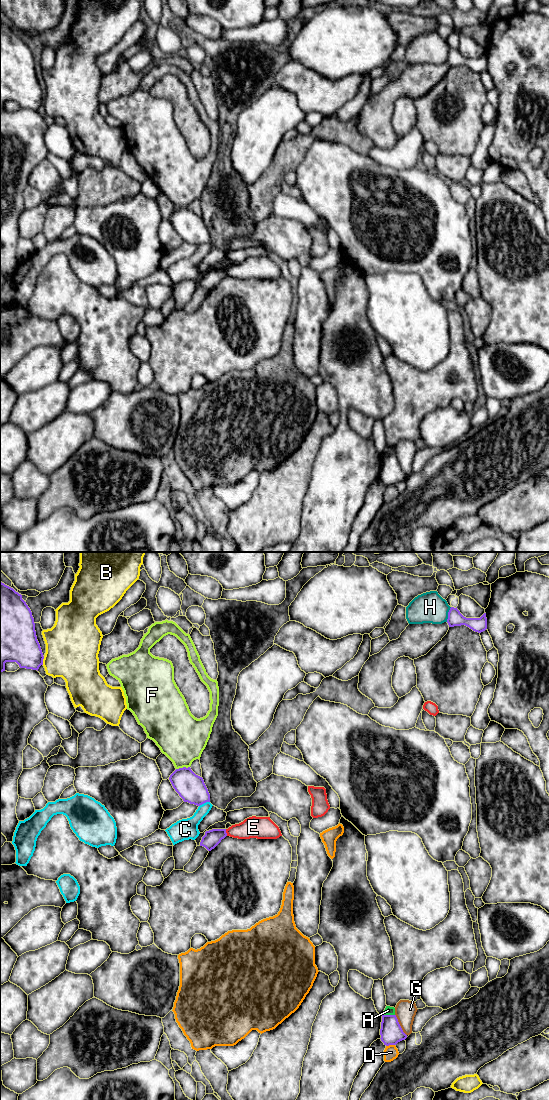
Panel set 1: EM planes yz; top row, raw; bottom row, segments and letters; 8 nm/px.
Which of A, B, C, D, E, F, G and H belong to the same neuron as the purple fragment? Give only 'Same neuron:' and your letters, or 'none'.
Same neuron: none

